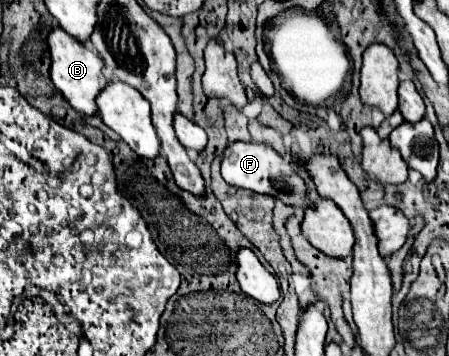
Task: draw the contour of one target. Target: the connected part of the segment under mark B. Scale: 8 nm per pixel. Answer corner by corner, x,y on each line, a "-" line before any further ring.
55,26
49,30
47,46
51,54
51,80
55,88
65,96
65,100
81,114
97,114
95,98
105,88
107,78
101,74
103,60
97,52
93,52
89,46
81,44
75,36
65,32
61,26

